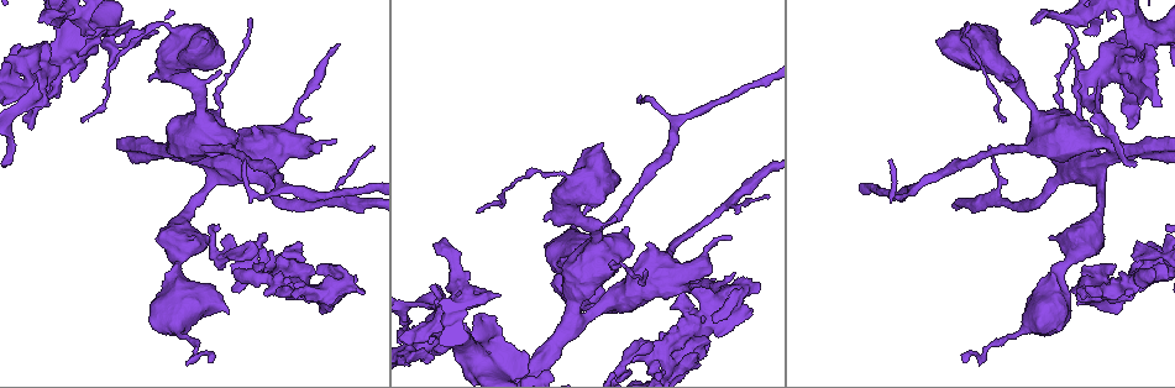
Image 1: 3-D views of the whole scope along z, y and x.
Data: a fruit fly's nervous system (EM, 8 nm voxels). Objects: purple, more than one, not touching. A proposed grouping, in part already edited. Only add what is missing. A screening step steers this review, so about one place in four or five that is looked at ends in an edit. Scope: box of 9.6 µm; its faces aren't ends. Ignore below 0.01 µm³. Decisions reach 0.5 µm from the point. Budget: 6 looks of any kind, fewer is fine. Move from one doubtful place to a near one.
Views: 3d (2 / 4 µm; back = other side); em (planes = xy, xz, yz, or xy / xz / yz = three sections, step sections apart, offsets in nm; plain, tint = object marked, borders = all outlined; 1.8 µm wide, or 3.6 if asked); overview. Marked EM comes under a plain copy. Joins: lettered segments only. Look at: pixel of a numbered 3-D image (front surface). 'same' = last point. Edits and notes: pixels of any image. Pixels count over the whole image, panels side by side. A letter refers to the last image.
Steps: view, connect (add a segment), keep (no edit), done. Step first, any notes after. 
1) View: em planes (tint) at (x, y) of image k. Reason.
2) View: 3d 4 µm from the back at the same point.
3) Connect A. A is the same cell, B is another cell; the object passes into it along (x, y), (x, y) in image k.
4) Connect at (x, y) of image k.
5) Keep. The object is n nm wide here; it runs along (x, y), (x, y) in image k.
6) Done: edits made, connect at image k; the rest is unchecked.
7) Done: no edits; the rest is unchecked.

View: 3d 2 µm from the back at (1038, 22) of image 1.

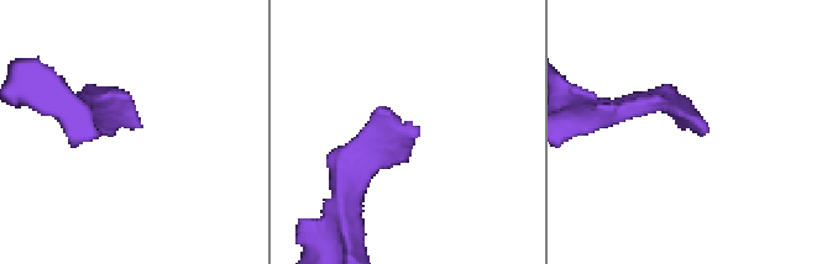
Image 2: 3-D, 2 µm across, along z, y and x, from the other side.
View: em xy step 16 (borders) at (685, 123) of image 2. Need the tissue.

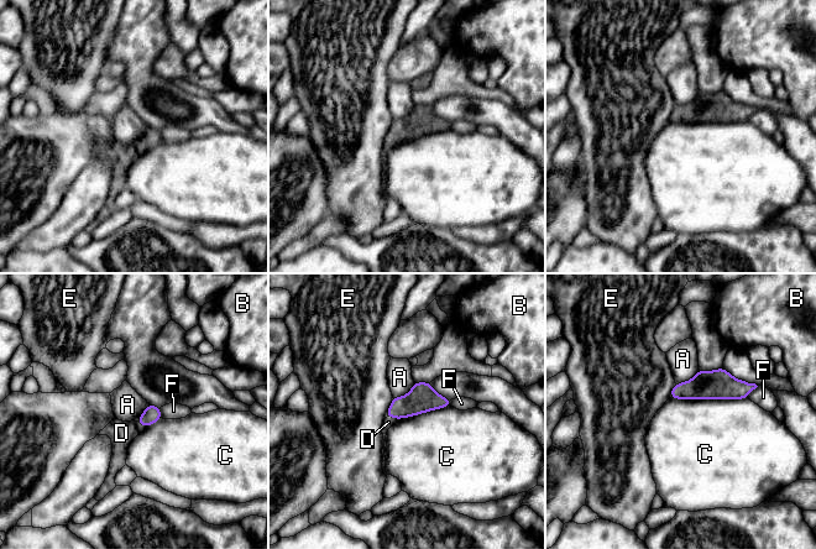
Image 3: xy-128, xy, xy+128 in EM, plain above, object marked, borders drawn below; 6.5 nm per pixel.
View: em planes (borders) at the same point.

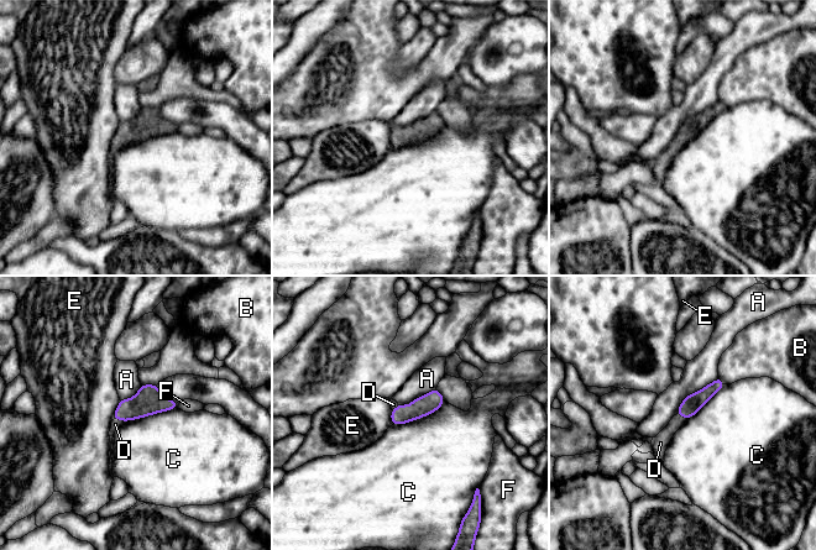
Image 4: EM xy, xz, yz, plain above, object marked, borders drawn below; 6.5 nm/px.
Connect D. D is the same cell, A, B, C, E and F are other cells; the object passes into it along (148, 401), (120, 419), (115, 424) in image 4; the neuron continues.

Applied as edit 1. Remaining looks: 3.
View: overview. Redraw.

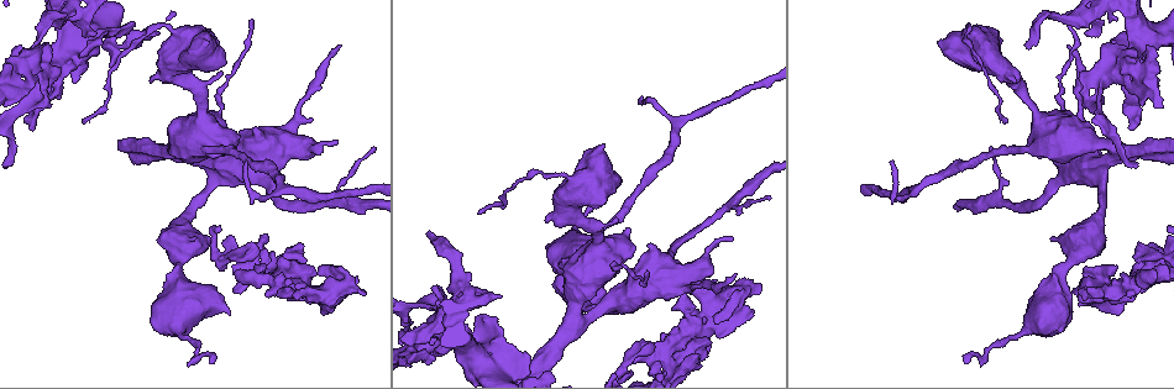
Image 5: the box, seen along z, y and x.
View: em planes (borders) at (84, 119) of image 5. End of a long branch.

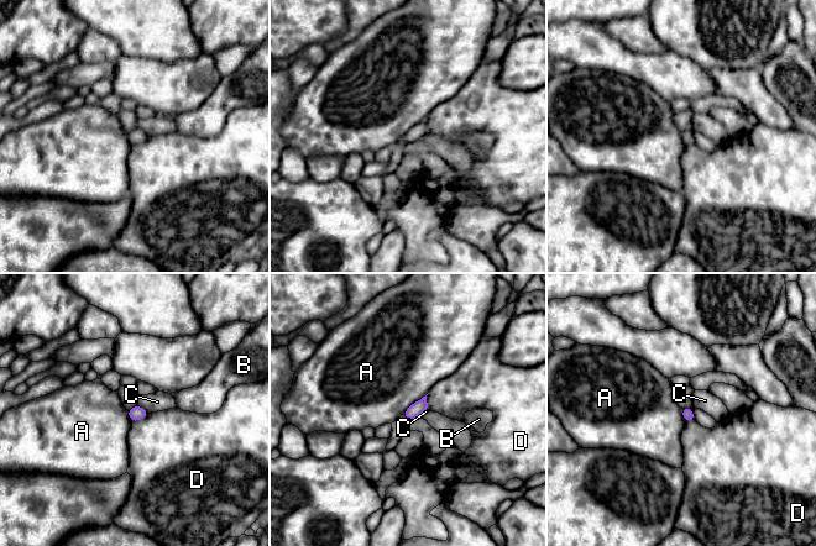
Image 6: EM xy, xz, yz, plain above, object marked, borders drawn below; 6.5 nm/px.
Keep. A, B, C and D are other cells; a border runs along (428, 392), (402, 414) in image 6; none of them fits.

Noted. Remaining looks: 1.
Done: edits made, connect at image 4; the rest is unchecked.

